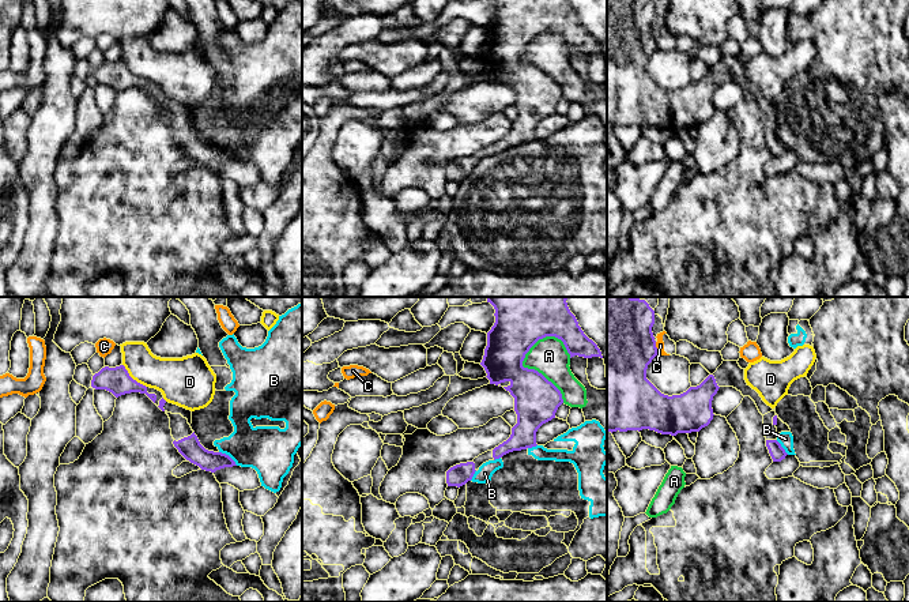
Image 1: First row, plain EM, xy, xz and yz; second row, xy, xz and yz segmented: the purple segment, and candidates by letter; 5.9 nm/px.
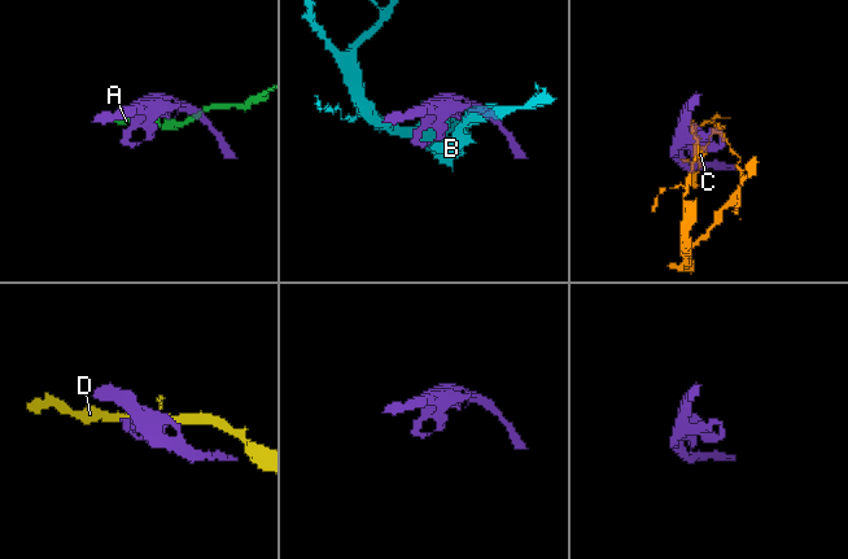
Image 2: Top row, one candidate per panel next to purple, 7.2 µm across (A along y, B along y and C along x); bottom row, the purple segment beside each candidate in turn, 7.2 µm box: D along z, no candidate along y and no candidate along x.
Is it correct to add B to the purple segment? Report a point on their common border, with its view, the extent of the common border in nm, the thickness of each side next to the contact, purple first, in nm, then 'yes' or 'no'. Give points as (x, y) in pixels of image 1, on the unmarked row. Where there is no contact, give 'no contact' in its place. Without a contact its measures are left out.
meets purple in xy at (229, 151); contact 140 nm long; 130 nm thick on the purple side, 280 nm on the other; no

